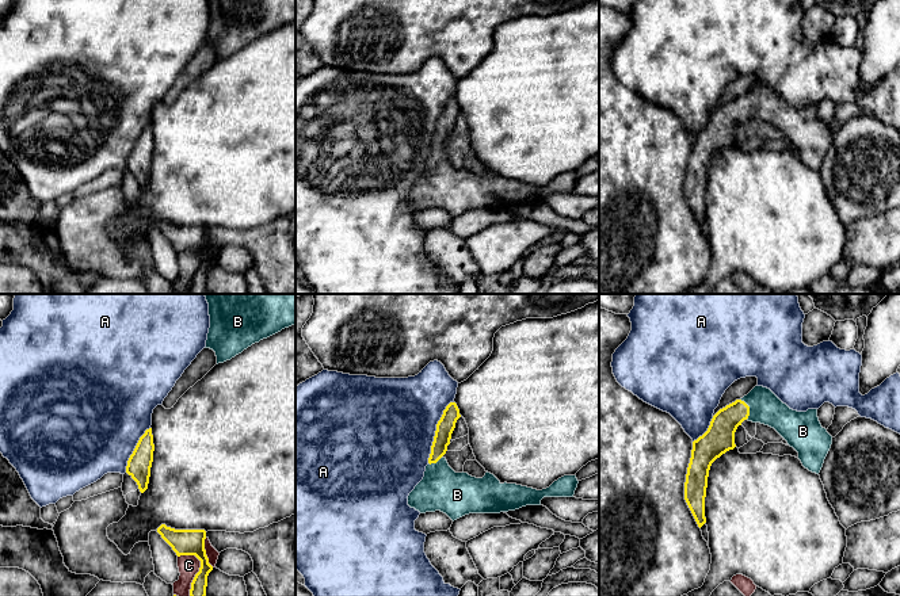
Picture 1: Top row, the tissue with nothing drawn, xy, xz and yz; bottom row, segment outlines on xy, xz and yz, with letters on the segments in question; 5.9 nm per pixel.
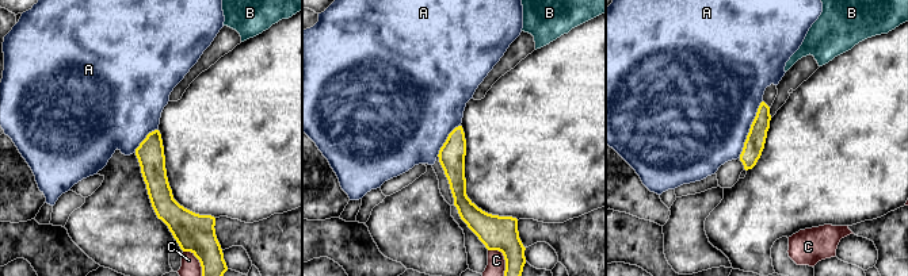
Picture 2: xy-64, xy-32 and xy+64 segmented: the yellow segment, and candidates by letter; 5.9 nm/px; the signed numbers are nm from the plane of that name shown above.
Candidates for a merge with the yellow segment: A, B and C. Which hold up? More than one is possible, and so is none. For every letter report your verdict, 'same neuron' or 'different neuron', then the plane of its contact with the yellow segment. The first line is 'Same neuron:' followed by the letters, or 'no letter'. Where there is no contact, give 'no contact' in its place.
Same neuron: B
A: different neuron; meets yellow in xz
B: same neuron; meets yellow in yz
C: different neuron; meets yellow in xy

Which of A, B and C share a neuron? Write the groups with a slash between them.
A / B / C

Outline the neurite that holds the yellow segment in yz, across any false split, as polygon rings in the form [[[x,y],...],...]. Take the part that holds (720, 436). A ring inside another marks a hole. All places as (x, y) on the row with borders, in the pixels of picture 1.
[[[755,386],[747,396],[720,409],[708,431],[693,442],[684,500],[701,528],[706,523],[705,497],[712,463],[736,447],[735,432],[744,420],[774,428],[798,452],[802,466],[819,474],[832,436],[821,427],[817,409],[797,412],[770,389]]]

